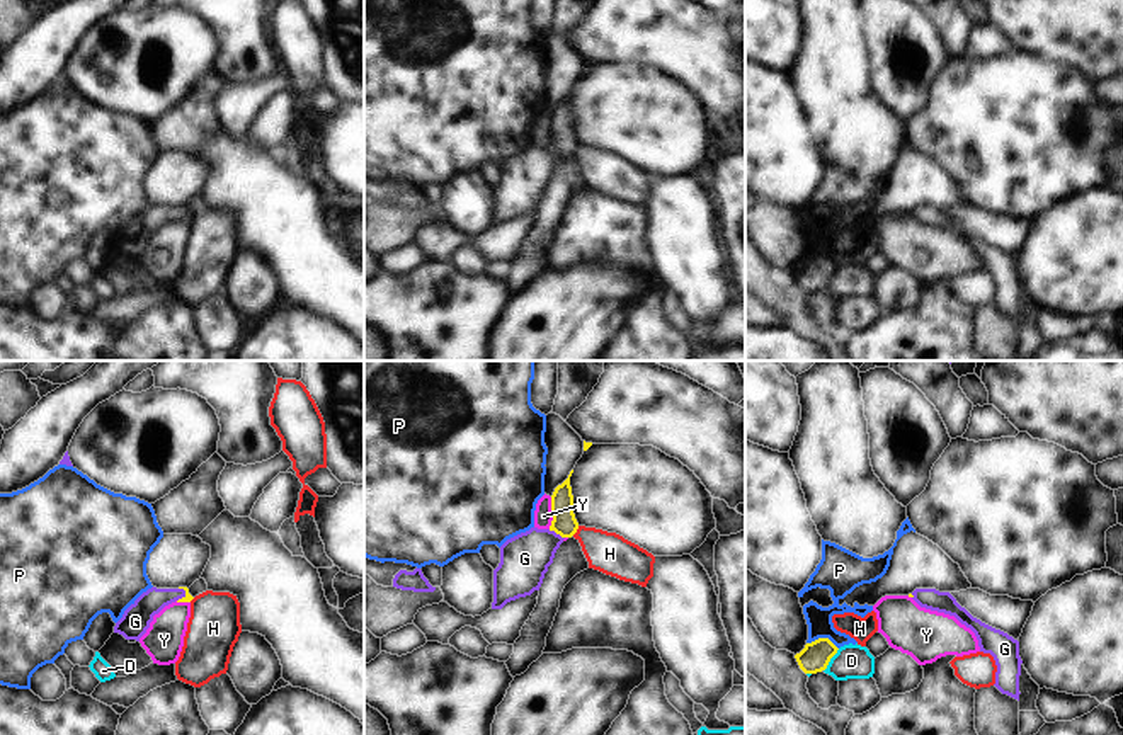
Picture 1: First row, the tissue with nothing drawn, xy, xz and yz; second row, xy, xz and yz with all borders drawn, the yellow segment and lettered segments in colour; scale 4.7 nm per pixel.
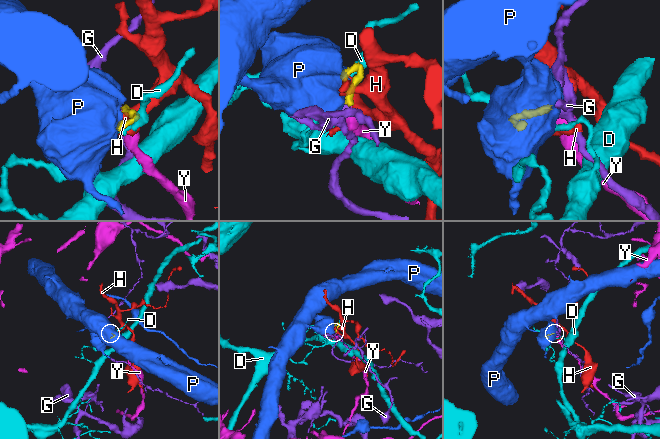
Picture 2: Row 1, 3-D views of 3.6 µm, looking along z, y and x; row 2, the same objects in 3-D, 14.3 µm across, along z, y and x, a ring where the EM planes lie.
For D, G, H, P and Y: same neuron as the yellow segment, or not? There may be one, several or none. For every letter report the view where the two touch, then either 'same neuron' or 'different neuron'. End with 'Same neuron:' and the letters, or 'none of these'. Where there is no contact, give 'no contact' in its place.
D: yz | different neuron
G: xz | same neuron
H: xz | different neuron
P: yz | different neuron
Y: xz | different neuron
Same neuron: G

